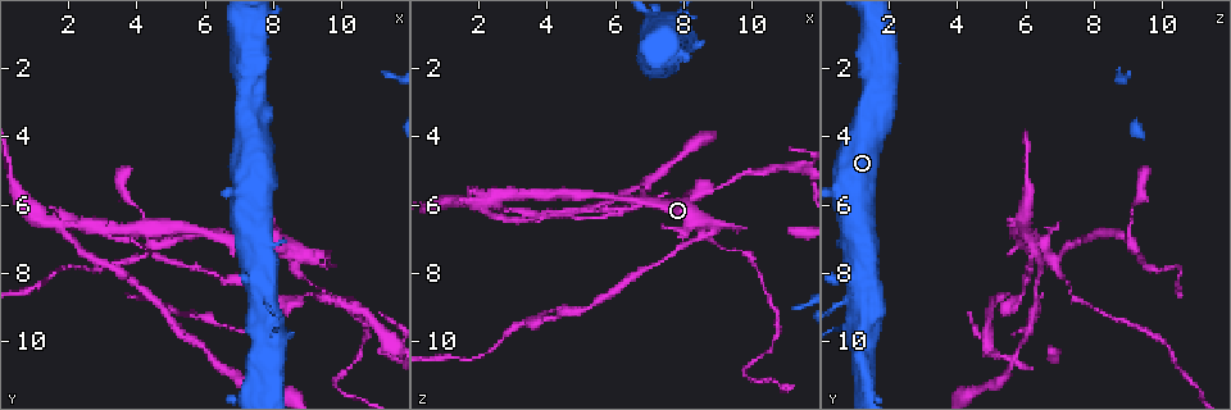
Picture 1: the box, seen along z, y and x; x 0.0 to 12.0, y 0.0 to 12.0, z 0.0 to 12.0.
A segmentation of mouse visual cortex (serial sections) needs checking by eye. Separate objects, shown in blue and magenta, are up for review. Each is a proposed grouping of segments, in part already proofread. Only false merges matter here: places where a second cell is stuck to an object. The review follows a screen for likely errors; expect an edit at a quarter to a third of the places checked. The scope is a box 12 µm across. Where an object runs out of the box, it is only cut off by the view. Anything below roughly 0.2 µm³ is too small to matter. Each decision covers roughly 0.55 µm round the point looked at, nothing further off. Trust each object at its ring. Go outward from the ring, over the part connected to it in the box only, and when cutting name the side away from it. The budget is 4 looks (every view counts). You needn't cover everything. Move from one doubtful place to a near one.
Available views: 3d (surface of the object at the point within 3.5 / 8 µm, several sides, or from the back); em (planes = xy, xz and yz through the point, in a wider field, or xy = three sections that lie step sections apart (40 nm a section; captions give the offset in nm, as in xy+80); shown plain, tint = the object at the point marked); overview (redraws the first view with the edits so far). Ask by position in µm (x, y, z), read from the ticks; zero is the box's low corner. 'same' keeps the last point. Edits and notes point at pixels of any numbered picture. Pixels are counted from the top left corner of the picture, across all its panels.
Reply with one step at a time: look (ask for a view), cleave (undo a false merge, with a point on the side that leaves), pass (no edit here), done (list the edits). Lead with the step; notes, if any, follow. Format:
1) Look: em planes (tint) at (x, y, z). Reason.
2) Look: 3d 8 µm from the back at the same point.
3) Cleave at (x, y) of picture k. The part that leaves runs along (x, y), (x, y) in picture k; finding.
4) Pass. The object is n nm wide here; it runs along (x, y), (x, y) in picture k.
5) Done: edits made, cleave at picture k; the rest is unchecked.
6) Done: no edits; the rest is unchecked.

Look: em planes (tint) at (2.4, 6.6, 5.9). Branch point.

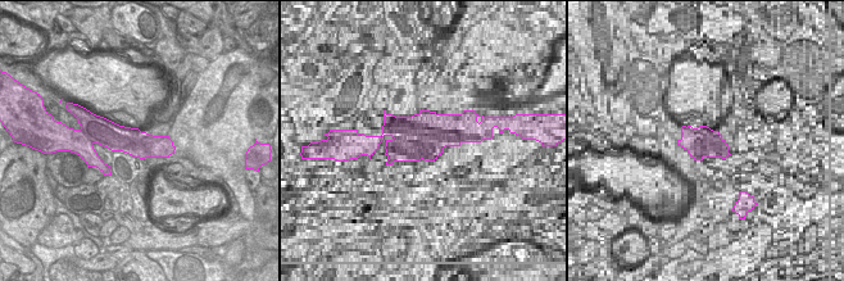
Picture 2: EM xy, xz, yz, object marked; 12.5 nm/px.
Look: 3d 3.5 µm at the same point. Wider look.

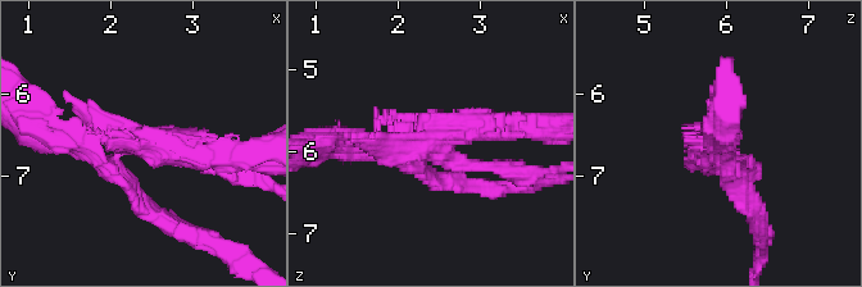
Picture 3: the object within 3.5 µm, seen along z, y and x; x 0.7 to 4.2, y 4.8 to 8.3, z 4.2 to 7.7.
Cleave at (730, 186) of picture 3. The part that leaves runs along (137, 144), (90, 144), (137, 194) in picture 3; a second cell is stuck on.

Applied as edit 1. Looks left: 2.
Look: 3d 3.5 µm at (8.5, 7.6, 6.8). Arms part here.

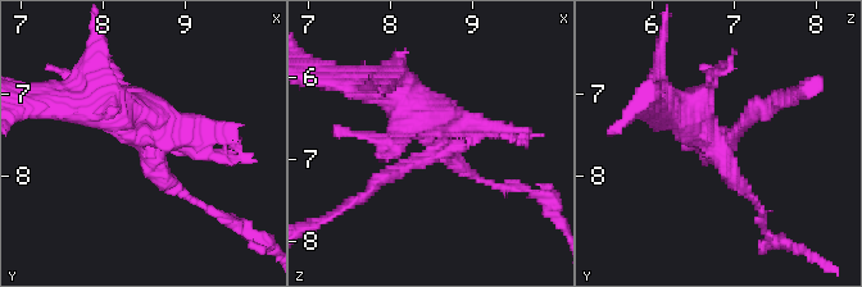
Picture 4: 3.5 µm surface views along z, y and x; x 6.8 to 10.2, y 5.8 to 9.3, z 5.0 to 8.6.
Cleave at (744, 122) of picture 4. The part that leaves runs along (729, 140), (756, 108), (781, 100) in picture 4; a second cell is stuck on.

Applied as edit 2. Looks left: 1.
Done: edits made, cleave at picture 3, cleave at picture 4; the rest is unchecked.

